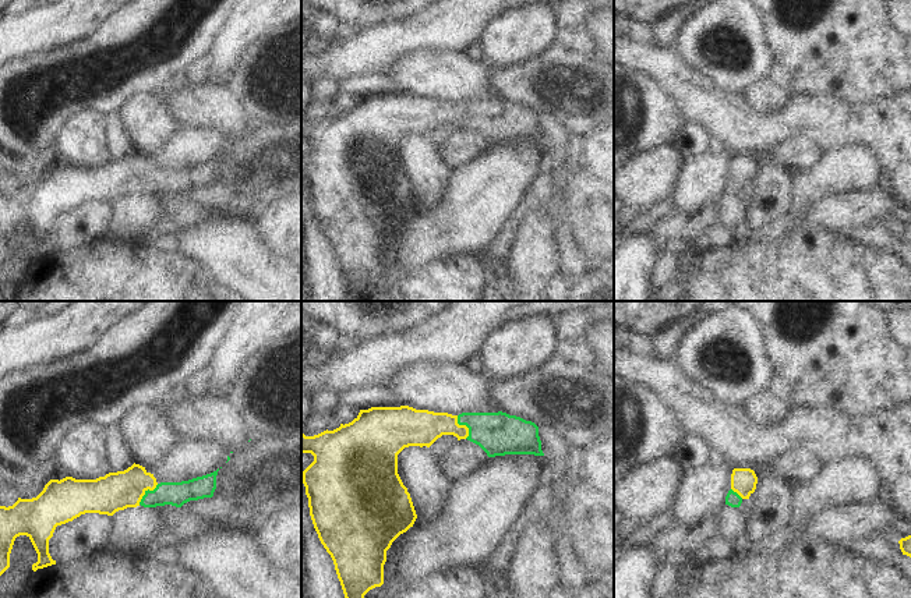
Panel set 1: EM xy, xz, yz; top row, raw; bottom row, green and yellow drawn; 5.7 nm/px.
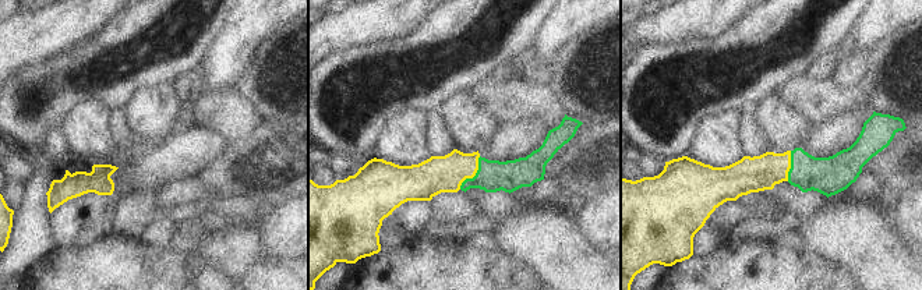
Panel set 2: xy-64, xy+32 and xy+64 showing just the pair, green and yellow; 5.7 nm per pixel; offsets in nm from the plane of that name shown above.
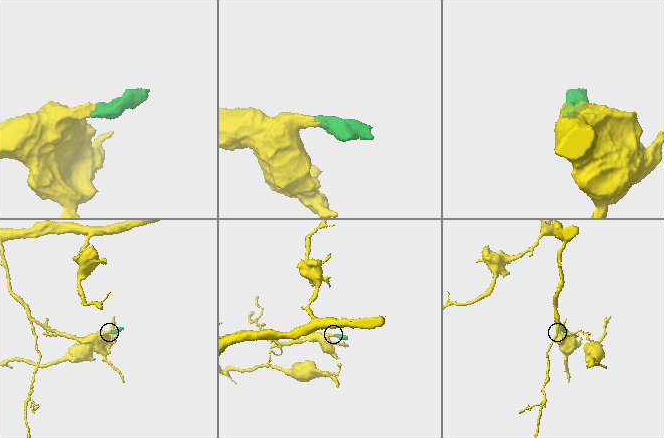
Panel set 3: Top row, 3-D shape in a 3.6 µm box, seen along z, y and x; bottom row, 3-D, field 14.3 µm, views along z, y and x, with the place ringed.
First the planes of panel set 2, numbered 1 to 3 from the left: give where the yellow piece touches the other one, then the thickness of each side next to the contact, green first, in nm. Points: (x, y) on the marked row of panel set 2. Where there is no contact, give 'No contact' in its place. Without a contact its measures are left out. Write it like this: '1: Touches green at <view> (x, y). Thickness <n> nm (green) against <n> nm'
1: No contact
2: Touches green at xy+32 (476, 174). Thickness 180 nm (green) against 220 nm
3: Touches green at xy+64 (791, 166). Thickness 220 nm (green) against 200 nm

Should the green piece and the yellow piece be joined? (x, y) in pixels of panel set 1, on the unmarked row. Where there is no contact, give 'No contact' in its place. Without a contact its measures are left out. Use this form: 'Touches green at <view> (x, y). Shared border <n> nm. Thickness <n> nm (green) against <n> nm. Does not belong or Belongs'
Touches green at xz (465, 112). Shared border 150 nm. Thickness 260 nm (green) against 200 nm. Belongs

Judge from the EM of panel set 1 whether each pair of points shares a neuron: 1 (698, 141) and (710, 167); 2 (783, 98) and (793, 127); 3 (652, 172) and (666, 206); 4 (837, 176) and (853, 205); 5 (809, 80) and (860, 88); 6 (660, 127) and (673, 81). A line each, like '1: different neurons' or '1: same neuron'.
1: different neurons
2: different neurons
3: different neurons
4: different neurons
5: same neuron
6: different neurons

